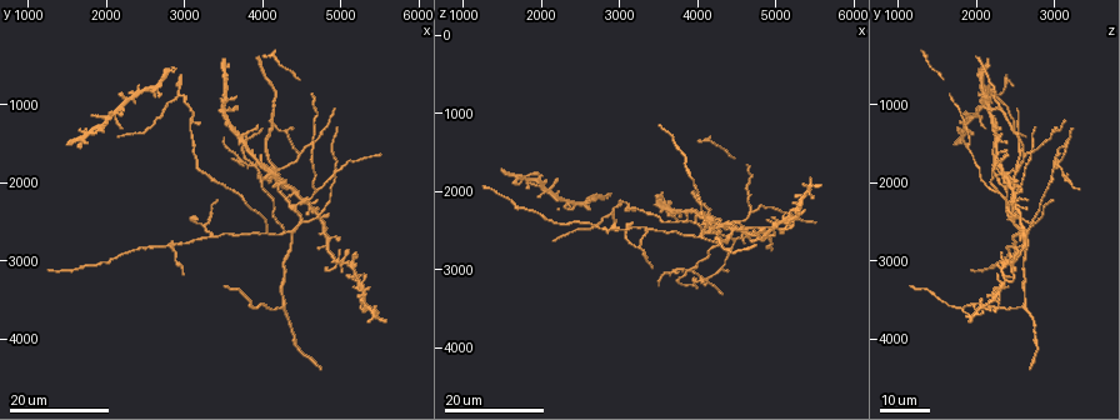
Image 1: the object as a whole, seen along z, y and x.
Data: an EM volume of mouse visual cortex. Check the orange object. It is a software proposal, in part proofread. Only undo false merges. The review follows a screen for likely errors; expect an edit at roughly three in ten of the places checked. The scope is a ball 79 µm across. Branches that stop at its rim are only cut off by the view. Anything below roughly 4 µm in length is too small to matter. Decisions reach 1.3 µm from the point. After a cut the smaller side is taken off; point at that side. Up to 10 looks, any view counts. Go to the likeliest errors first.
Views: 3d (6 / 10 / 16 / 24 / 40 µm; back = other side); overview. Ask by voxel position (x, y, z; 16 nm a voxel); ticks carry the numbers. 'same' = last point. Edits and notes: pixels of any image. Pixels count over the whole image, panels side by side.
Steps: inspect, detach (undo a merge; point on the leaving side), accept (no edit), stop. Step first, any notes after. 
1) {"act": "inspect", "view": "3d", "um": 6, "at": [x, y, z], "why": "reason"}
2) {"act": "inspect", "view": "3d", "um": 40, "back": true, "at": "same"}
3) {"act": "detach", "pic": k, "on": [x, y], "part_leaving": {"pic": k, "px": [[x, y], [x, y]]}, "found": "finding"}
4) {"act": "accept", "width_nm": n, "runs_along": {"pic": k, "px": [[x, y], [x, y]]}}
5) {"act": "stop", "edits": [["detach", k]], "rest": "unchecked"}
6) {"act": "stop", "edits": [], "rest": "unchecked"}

{"act": "inspect", "view": "3d", "um": 16, "at": [2850, 2800, 2500], "why": "four or more arms meet"}

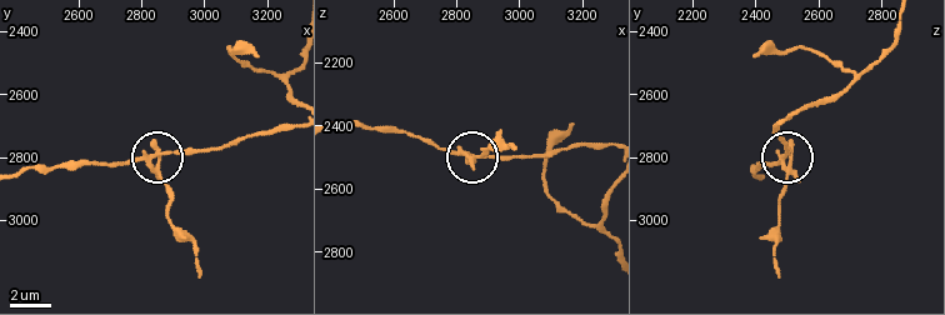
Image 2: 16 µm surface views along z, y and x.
{"act": "inspect", "view": "3d", "um": 6, "at": [2830, 2830, 2490], "why": "closer look"}

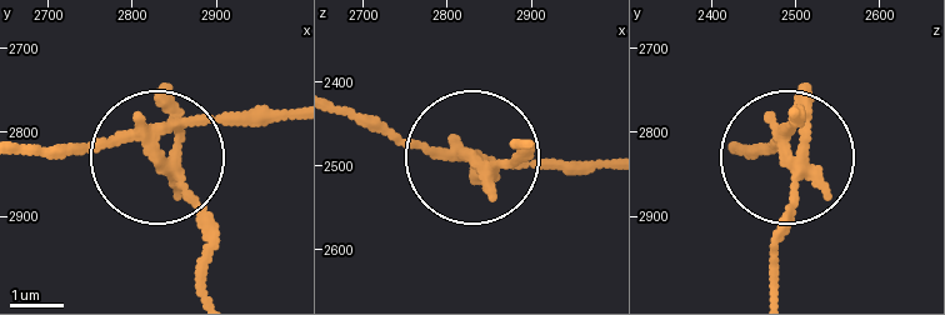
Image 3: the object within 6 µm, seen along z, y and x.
{"act": "detach", "pic": 3, "on": [493, 190], "part_leaving": {"pic": 3, "px": [[461, 146], [511, 160], [515, 146]]}, "found": "two cells meet here"}

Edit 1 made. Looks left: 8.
{"act": "inspect", "view": "overview"}

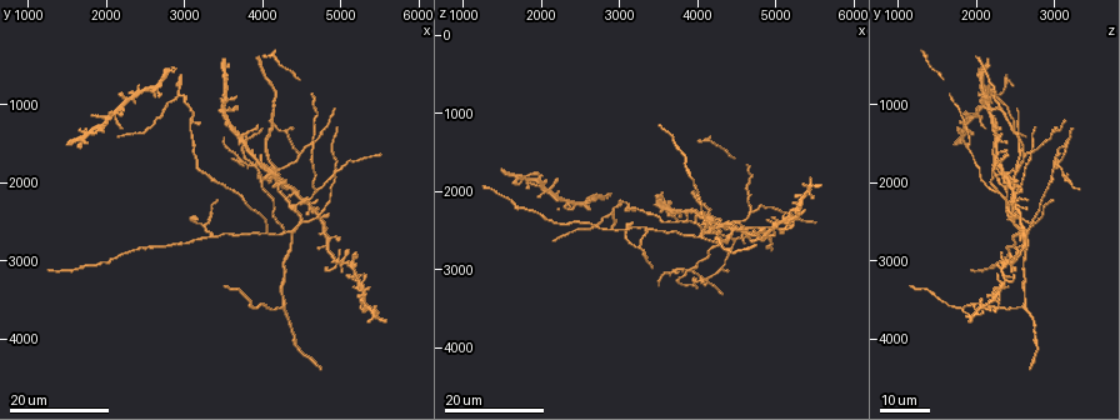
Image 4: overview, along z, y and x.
{"act": "inspect", "view": "3d", "um": 16, "at": [3850, 1750, 3000], "why": "four or more arms meet"}

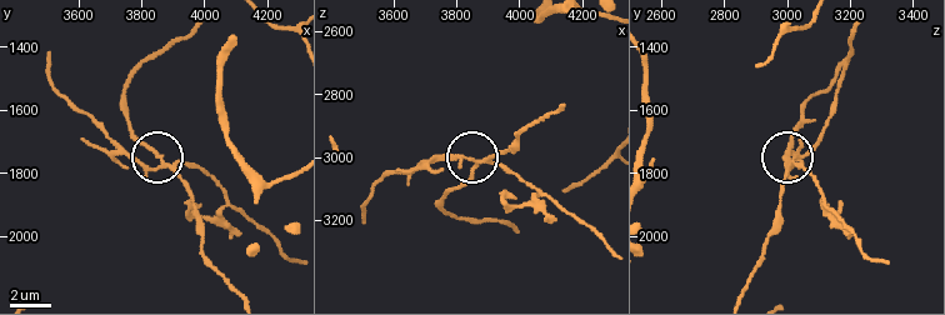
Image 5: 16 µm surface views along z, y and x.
{"act": "inspect", "view": "3d", "um": 10, "at": [3890, 1780, 3000]}

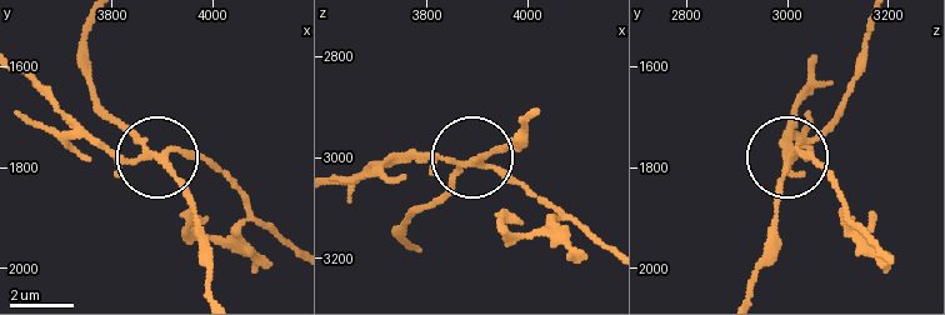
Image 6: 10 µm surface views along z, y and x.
{"act": "detach", "pic": 6, "on": [106, 151], "part_leaving": {"pic": 6, "px": [[160, 153], [205, 161], [294, 244]]}, "found": "a second cell is stuck on"}

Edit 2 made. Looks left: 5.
{"act": "inspect", "view": "3d", "um": 24, "at": [4700, 2100, 2300], "why": "side arm on a straight run"}

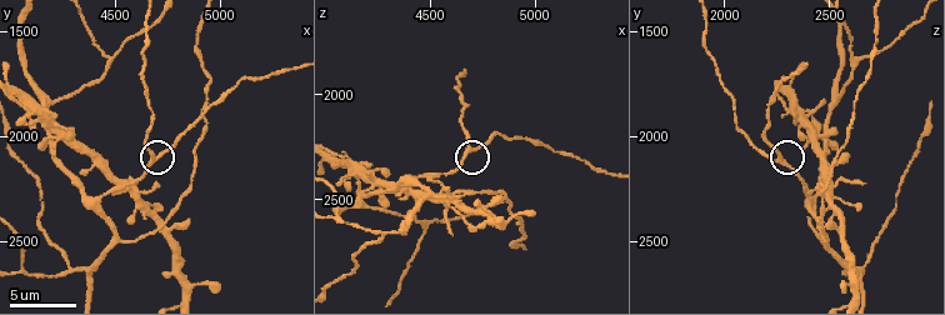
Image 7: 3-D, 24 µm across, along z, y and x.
{"act": "inspect", "view": "3d", "um": 10, "at": [4710, 2100, 2250]}

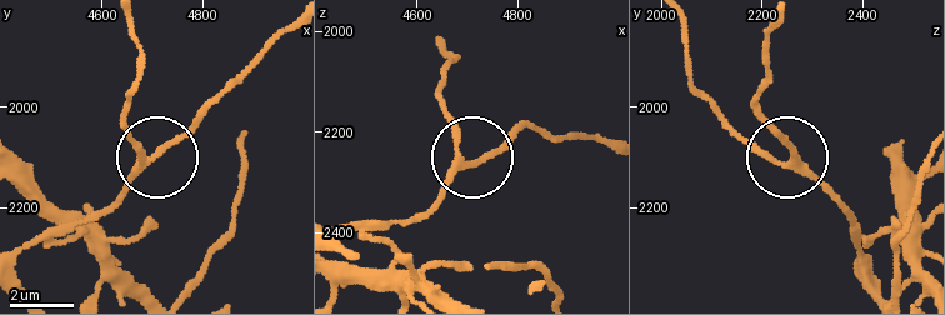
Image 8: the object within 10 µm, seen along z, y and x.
{"act": "accept", "arms": 3, "found": "continuous, no second cell"}

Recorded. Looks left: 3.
{"act": "inspect", "view": "3d", "um": 6, "at": [4300, 2620, 2660], "why": "three-way junction"}

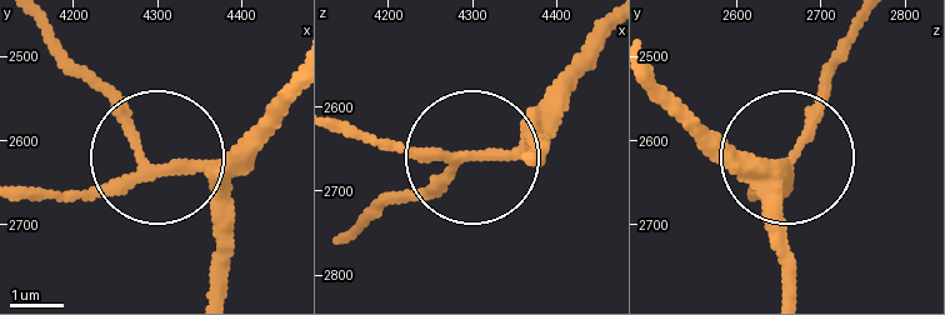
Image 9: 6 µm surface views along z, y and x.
{"act": "accept", "runs_along": {"pic": 9, "px": [[28, 198], [135, 170], [135, 144], [73, 68]]}, "found": "continuous, no second cell"}

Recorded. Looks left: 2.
{"act": "inspect", "view": "3d", "um": 6, "at": [4200, 1830, 2540], "why": "four-way junction"}

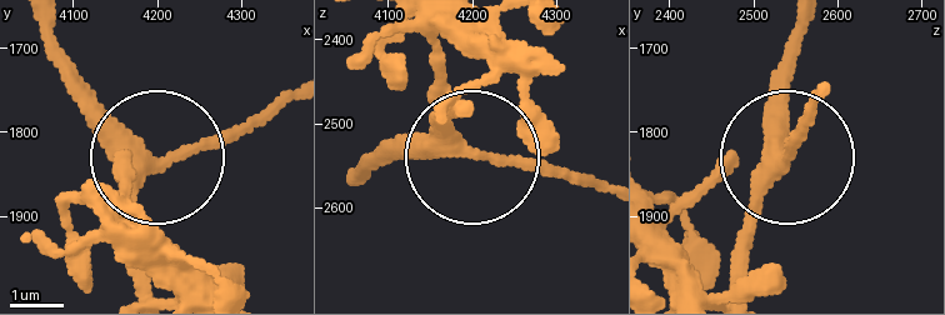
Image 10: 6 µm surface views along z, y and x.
{"act": "inspect", "view": "3d", "um": 6, "back": true, "at": [4185, 1830, 2535], "why": "from behind"}

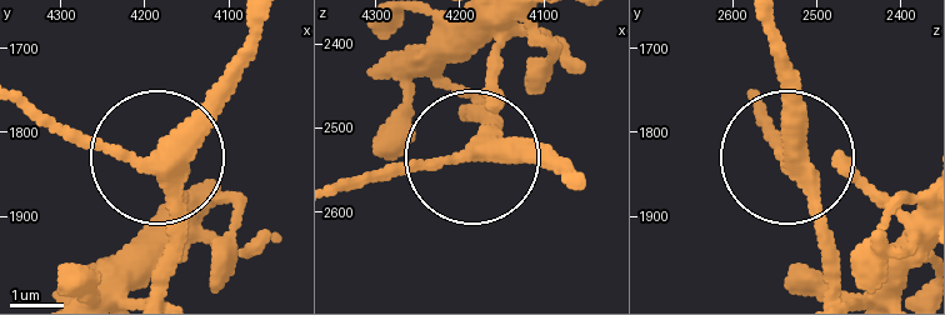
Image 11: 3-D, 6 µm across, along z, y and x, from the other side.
{"act": "accept", "runs_along": {"pic": 11, "px": [[835, 283], [768, 121]]}, "found": "all the same cell"}

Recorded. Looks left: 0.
{"act": "stop", "edits": [["detach", 3], ["detach", 6]], "rest": "unchecked"}

